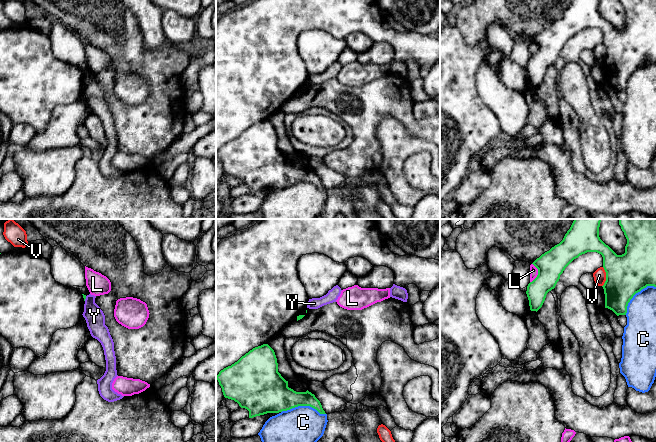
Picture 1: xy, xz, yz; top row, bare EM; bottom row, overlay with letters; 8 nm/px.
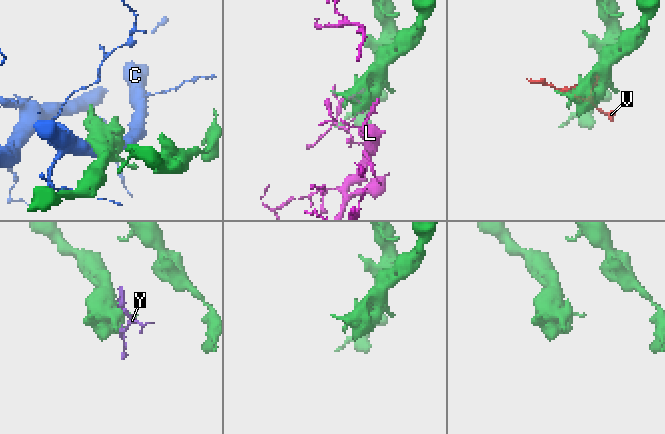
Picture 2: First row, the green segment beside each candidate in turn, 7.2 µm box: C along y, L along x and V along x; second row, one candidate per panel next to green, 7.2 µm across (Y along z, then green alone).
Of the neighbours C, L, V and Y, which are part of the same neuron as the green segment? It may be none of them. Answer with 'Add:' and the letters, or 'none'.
Add: none

